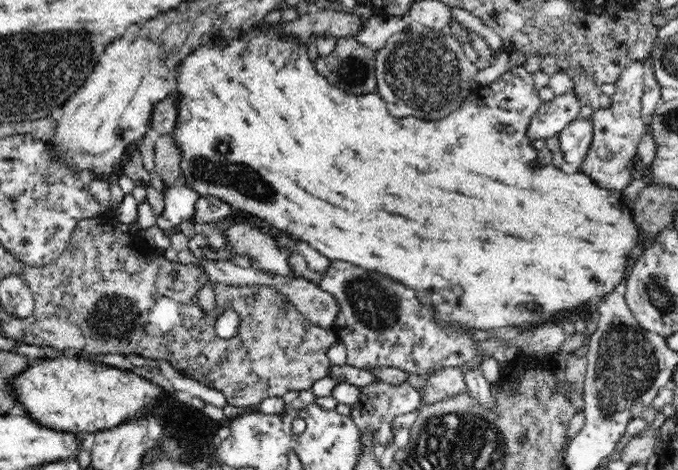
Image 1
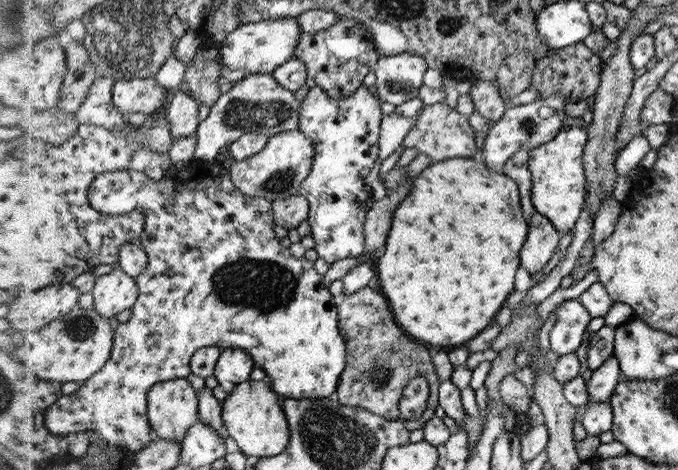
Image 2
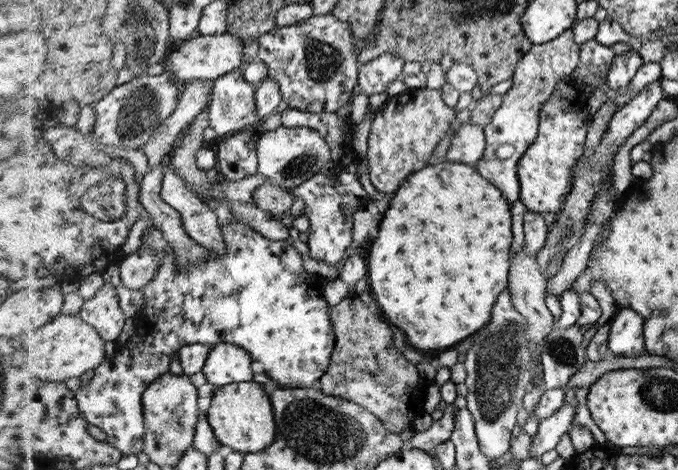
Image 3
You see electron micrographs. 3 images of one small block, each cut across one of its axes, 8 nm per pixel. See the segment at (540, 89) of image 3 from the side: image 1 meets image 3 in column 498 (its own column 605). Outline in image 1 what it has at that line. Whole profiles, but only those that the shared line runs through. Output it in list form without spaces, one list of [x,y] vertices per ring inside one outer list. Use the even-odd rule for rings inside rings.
[[[632,61],[614,82],[616,92],[610,96],[608,108],[594,109],[589,121],[594,126],[594,142],[578,171],[584,171],[596,183],[608,189],[622,190],[634,180],[633,160],[638,142],[644,135],[642,120],[642,97],[644,96],[644,62]]]

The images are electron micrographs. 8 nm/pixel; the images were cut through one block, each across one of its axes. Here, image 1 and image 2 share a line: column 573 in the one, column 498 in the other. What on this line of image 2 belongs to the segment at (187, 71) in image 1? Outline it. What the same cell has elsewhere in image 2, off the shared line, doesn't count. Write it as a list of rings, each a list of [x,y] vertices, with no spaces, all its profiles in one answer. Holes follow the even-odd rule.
[[[470,157],[433,162],[413,182],[410,194],[393,212],[386,252],[373,265],[375,270],[378,266],[382,292],[392,298],[392,310],[408,334],[432,346],[458,348],[494,320],[514,290],[518,252],[529,234],[519,183]]]

